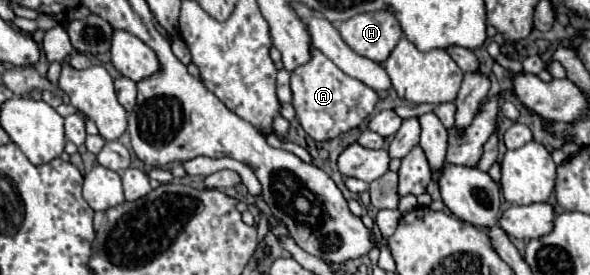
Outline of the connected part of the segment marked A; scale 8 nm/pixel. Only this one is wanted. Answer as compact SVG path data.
M311 47L311 59L291 73L291 91L295 115L303 131L317 143L335 139L341 133L359 127L363 119L373 113L379 101L371 87L345 75L329 57L325 57L321 51L315 51L315 47Z

